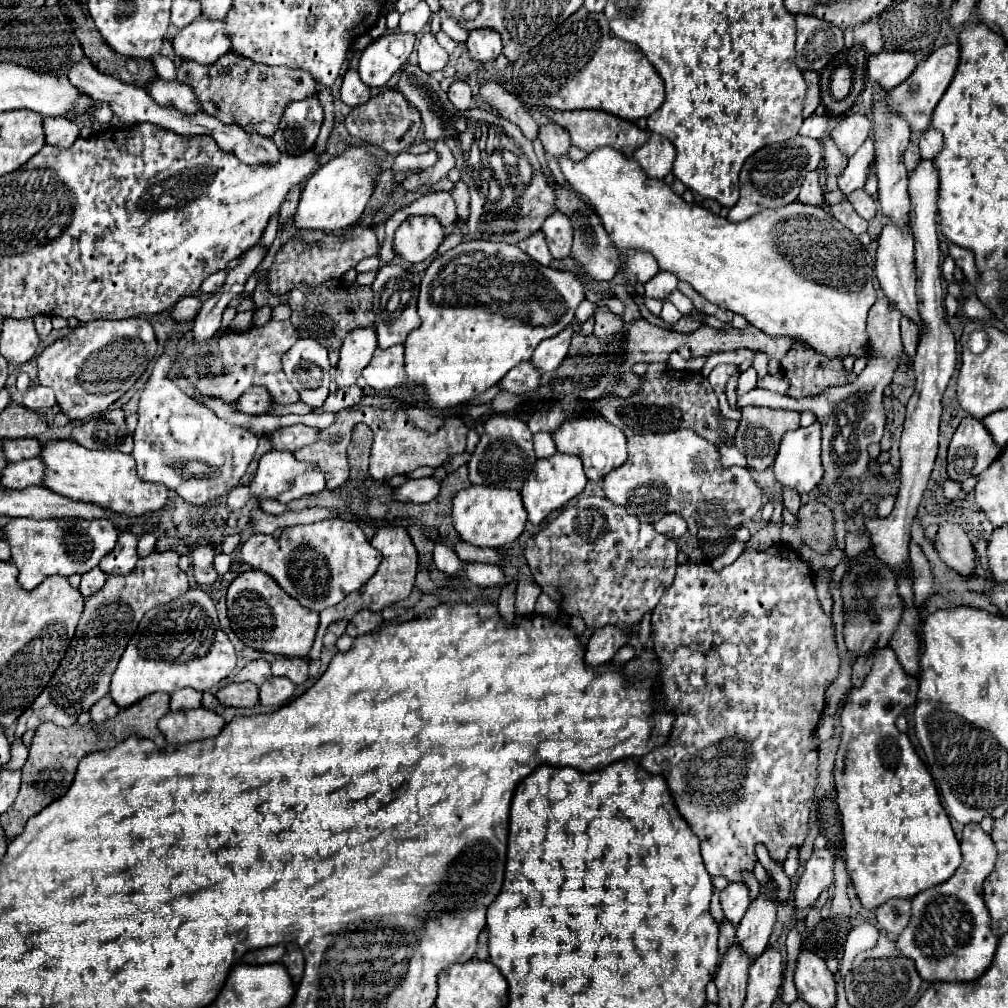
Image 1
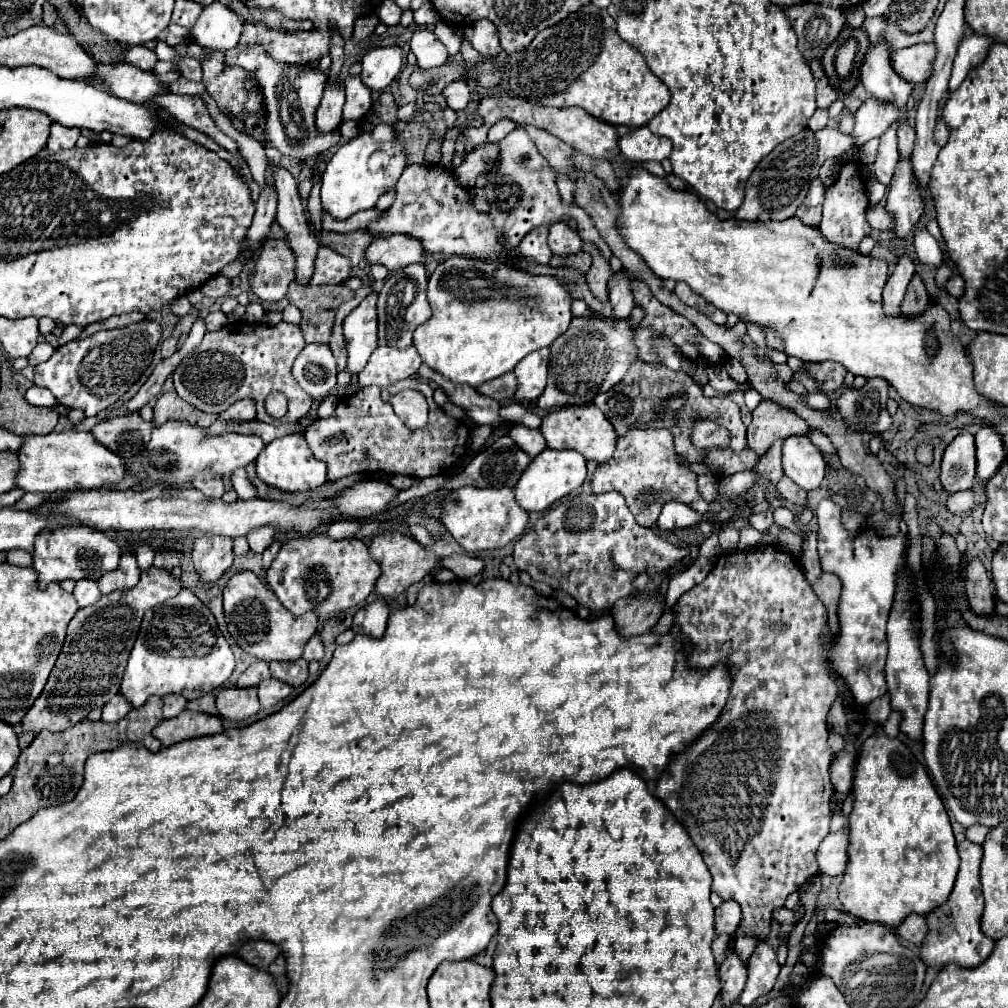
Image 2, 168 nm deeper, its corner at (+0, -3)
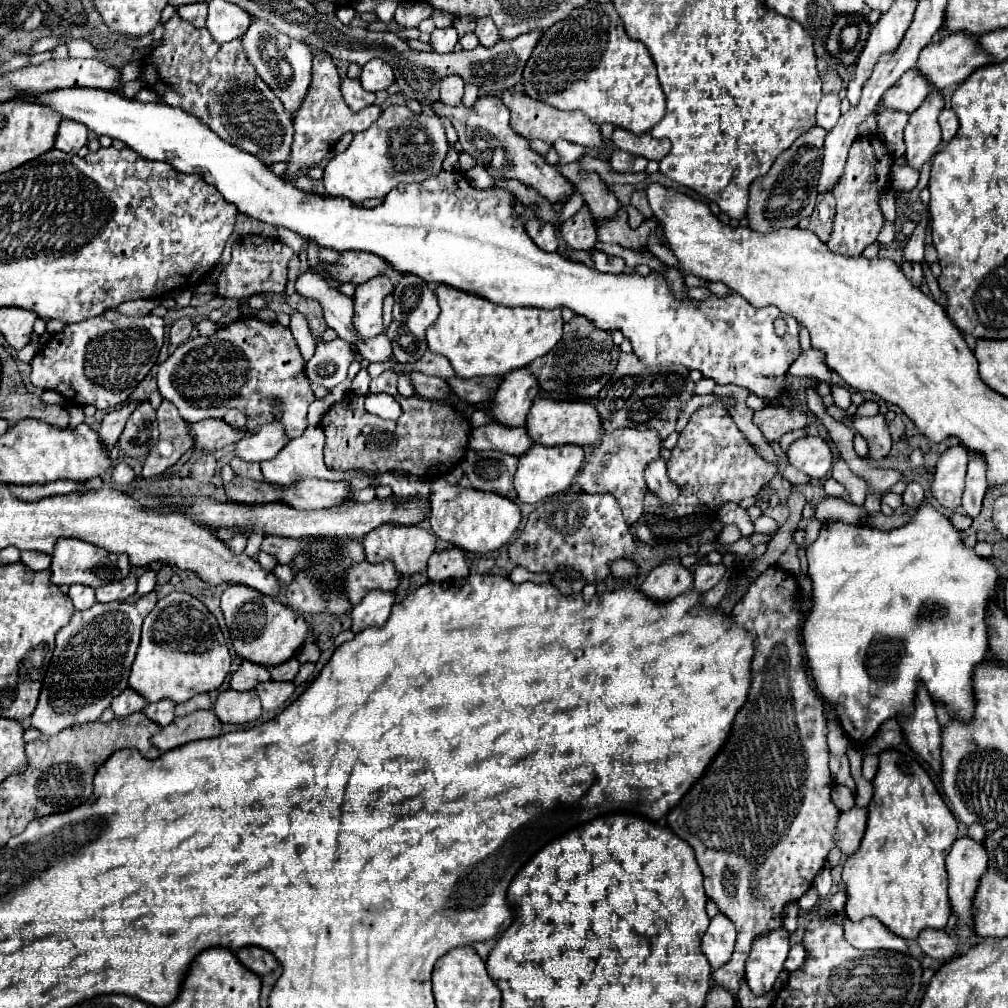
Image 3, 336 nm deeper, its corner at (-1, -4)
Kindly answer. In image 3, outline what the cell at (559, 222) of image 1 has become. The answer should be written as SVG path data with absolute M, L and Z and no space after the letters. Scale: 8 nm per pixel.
M580 208L572 218L568 218L560 228L562 238L576 250L590 250L596 242L596 224L588 208Z

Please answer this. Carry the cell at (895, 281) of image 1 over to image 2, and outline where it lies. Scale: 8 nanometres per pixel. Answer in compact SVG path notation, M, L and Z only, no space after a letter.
M901 159L897 163L893 181L889 185L885 209L893 217L893 227L889 231L891 239L905 241L909 235L915 233L915 225L923 215L923 205L919 201L919 193L915 191L909 159Z

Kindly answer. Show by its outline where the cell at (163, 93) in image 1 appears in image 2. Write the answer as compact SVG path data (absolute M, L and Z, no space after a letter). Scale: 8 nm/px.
M129 63L97 65L97 73L103 81L107 81L115 97L133 103L145 103L169 93L169 87L163 85L153 71L141 71L139 67Z

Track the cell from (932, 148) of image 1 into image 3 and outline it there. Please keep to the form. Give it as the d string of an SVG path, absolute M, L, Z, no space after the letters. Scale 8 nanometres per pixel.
M944 108L940 114L940 128L942 128L942 144L948 144L958 132L958 118L952 108Z

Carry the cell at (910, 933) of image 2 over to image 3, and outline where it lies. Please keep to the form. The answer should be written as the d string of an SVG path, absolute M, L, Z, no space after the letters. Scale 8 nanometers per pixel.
M924 930L924 932L920 932L916 942L924 950L924 954L928 954L934 960L954 958L960 950L958 940L952 938L950 934L946 934L944 930Z

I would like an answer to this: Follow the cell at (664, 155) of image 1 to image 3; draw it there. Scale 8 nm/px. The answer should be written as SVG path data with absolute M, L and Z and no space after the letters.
M622 128L614 130L612 142L620 150L626 150L626 152L636 154L636 156L644 156L646 160L662 160L670 150L668 140L656 140L648 132L636 136L636 134L632 134L628 130L622 130Z

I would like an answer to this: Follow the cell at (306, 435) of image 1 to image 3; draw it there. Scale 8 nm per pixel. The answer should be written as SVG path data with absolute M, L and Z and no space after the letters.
M204 420L190 426L192 434L196 434L196 448L206 448L206 450L232 446L246 434L246 430L236 430L228 426L224 420Z

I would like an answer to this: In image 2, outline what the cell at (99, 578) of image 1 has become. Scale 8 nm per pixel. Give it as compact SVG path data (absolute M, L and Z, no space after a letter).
M77 581L73 595L75 595L79 607L89 607L101 599L101 593L99 593L99 587L95 581Z

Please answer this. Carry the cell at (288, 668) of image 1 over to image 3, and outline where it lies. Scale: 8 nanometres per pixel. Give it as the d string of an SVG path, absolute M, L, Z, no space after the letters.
M290 658L284 664L272 666L268 672L270 672L272 680L294 680L294 676L298 674L298 670L300 670L300 662L296 658Z

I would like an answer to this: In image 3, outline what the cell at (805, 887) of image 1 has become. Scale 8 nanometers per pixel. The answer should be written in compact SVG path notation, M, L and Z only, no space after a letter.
M850 808L848 812L844 812L840 816L838 822L838 830L836 830L836 846L846 854L854 854L862 842L864 830L866 830L866 820L868 820L868 812L866 808Z

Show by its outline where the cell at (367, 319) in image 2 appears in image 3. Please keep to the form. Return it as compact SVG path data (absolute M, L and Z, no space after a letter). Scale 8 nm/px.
M384 274L374 276L372 280L356 286L352 300L354 300L354 326L360 338L370 338L384 332L382 302L392 292L394 286Z

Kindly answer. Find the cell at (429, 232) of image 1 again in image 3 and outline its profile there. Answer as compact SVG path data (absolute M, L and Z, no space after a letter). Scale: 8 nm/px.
M344 252L340 254L336 264L324 262L322 266L332 280L350 282L350 284L368 282L370 278L382 274L388 268L384 260L380 260L370 252Z

